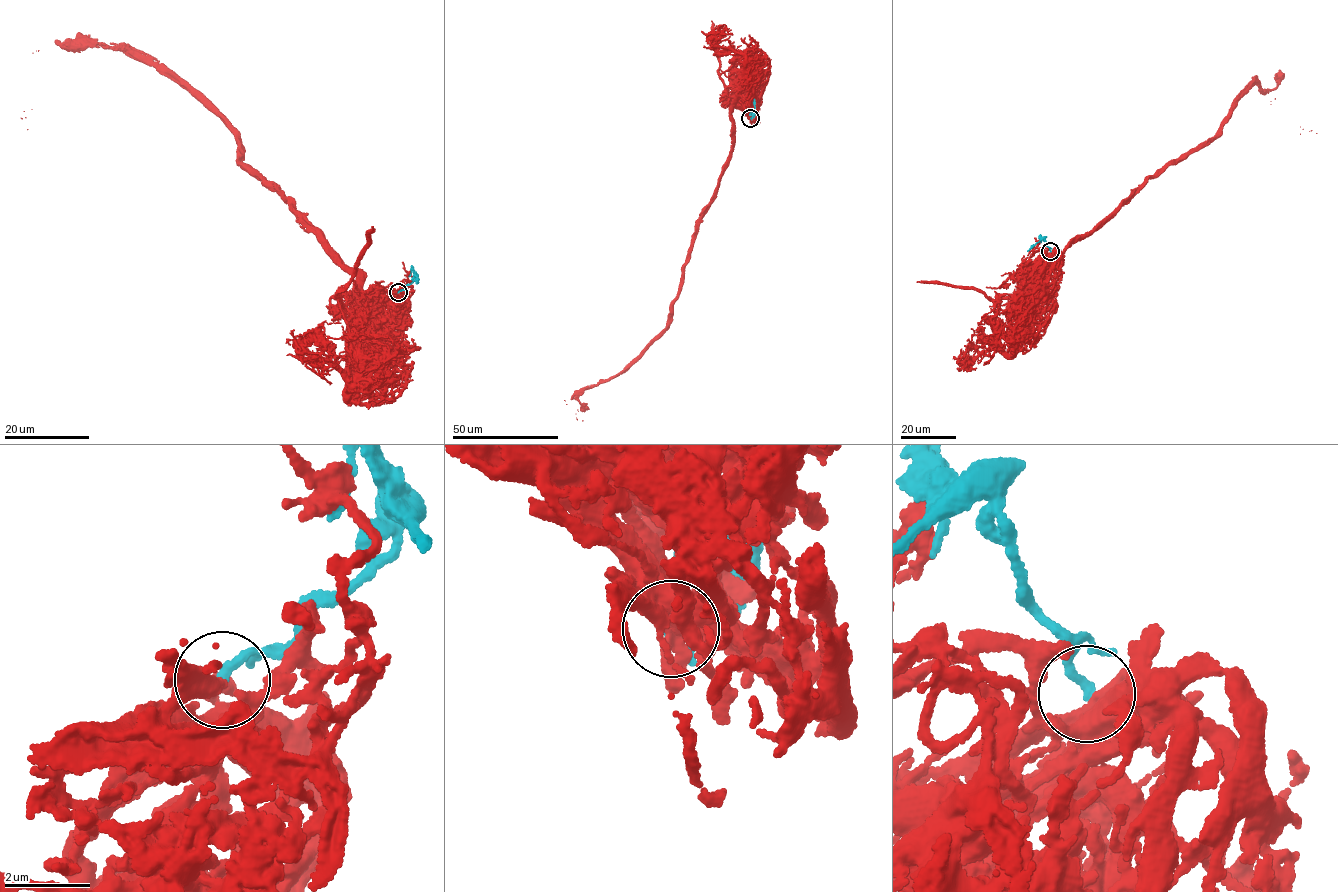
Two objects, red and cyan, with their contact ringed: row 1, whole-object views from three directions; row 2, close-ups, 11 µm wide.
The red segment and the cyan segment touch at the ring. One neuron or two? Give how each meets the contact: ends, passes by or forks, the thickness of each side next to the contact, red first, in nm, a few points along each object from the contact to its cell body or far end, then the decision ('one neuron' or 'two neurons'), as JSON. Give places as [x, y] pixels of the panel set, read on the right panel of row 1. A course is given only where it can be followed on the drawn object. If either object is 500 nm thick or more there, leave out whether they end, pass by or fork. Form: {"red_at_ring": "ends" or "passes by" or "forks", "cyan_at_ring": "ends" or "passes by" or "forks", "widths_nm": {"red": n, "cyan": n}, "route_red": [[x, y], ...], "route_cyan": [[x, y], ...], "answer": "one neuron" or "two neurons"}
{"red_at_ring": "forks", "cyan_at_ring": "ends", "widths_nm": {"red": 240, "cyan": 240}, "route_red": [[1050, 251], [1035, 275], [1147, 179], [1216, 134], [1237, 95], [1257, 81], [1262, 91], [1317, 133]], "route_cyan": [[1050, 251], [1042, 239], [1027, 251]], "answer": "two neurons"}

